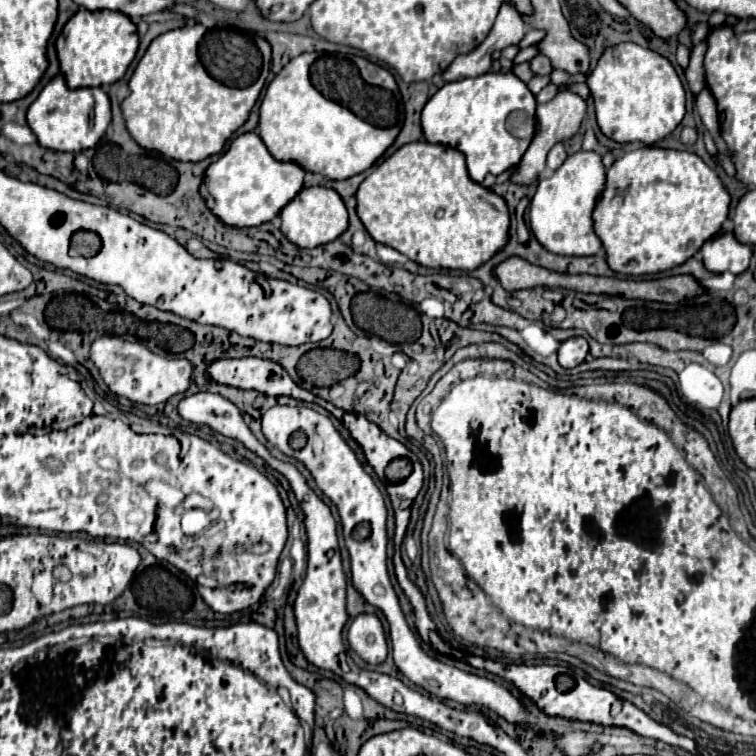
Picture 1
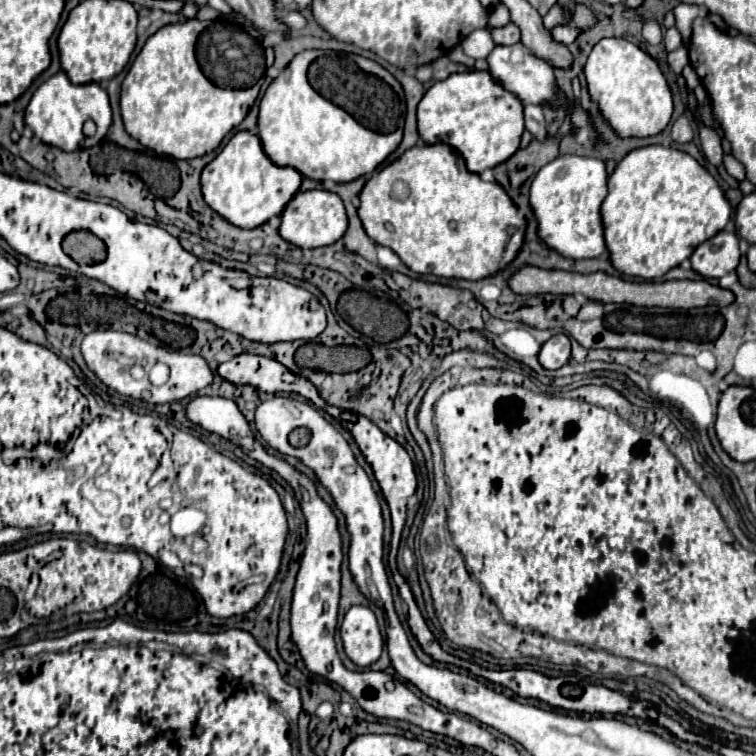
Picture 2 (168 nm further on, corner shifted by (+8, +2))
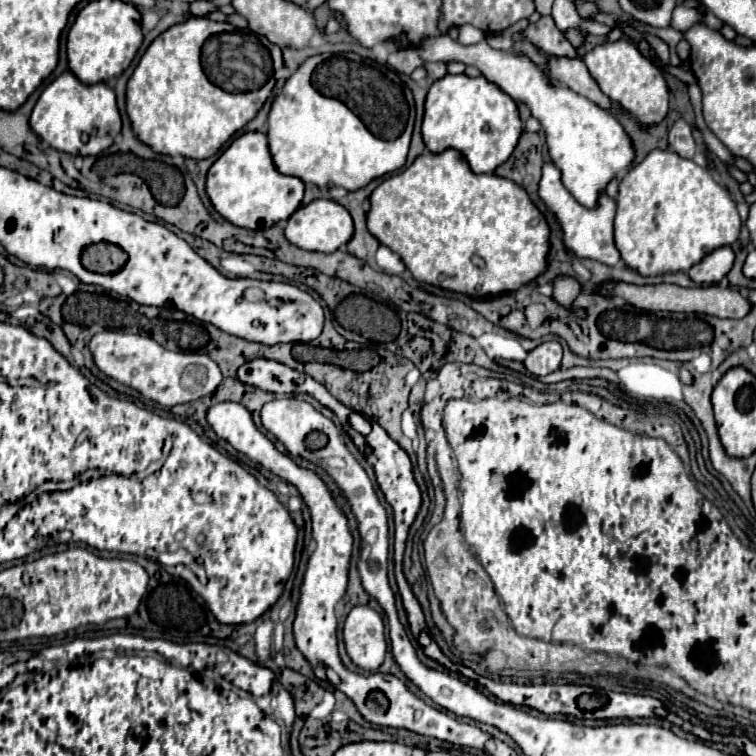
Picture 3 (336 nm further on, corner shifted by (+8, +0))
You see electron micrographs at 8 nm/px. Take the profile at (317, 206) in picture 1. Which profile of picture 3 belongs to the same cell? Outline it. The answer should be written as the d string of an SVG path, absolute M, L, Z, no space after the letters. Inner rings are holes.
M316 199L306 207L300 207L286 225L286 239L304 249L304 251L320 251L320 253L334 253L342 245L346 245L354 235L354 223L350 213L332 199Z

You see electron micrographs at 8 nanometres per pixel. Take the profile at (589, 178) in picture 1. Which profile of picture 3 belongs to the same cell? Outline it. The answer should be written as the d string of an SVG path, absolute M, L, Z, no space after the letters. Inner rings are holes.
M552 163L542 165L542 181L540 181L540 199L548 205L548 209L556 215L560 221L560 227L564 231L564 243L566 247L584 259L596 259L606 265L618 265L620 263L620 251L614 245L614 215L616 215L616 203L608 197L600 197L598 209L584 209L562 185L560 181L560 171Z

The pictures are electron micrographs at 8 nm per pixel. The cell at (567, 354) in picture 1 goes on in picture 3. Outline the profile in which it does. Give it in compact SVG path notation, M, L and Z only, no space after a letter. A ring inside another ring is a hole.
M548 341L528 353L528 357L524 359L524 367L536 377L544 377L560 367L560 359L562 359L560 343Z

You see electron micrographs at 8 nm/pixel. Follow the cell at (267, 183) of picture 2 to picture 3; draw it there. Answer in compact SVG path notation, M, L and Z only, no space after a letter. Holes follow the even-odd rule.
M244 133L214 161L208 171L206 193L214 209L230 223L244 229L270 229L282 219L288 219L300 205L304 183L298 177L282 175L270 155L264 133Z

